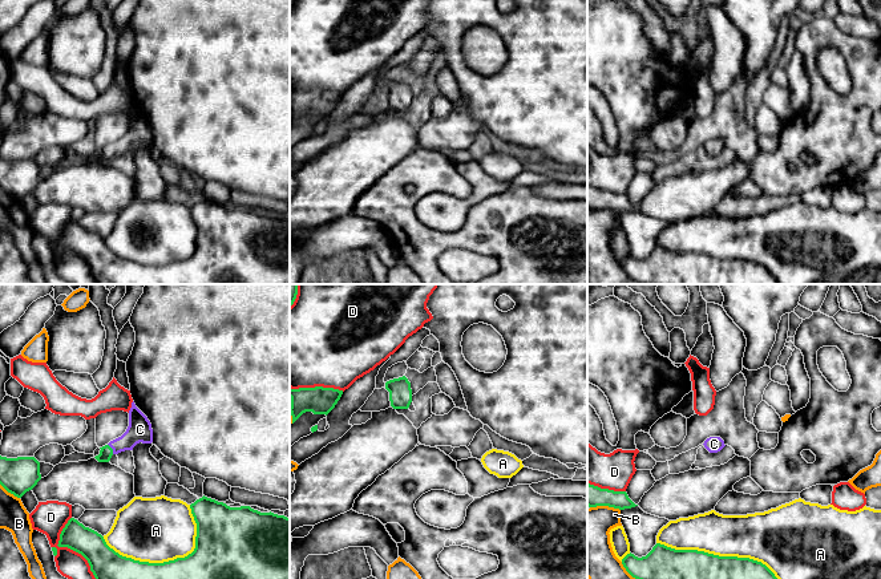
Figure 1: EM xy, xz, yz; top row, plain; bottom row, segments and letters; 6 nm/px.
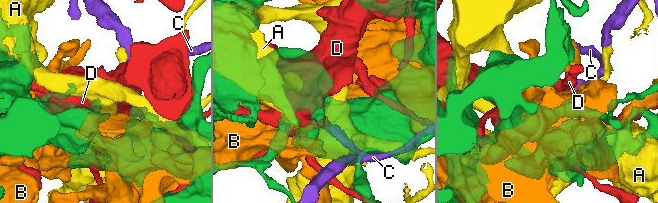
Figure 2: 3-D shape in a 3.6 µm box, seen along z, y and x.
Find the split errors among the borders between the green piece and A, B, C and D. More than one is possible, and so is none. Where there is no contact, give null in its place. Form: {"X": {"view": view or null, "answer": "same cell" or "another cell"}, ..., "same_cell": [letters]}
{"A": {"view": "xy", "answer": "another cell"}, "B": {"view": "yz", "answer": "another cell"}, "C": {"view": "xy", "answer": "same cell"}, "D": {"view": "xy", "answer": "another cell"}, "same_cell": ["C"]}

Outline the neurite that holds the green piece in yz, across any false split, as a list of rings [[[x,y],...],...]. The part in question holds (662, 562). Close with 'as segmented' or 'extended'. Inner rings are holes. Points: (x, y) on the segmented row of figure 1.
[[[660,543],[642,558],[627,554],[622,564],[635,579],[777,579],[765,564],[749,558],[675,550]]]; as segmented

